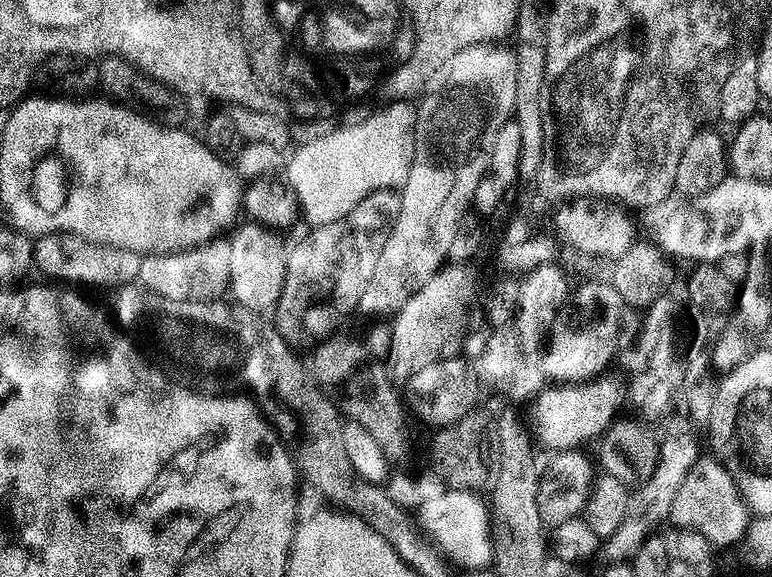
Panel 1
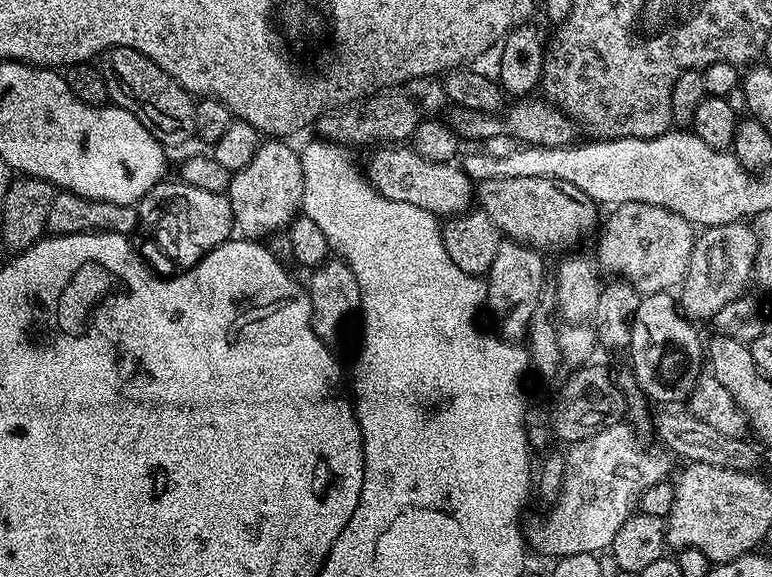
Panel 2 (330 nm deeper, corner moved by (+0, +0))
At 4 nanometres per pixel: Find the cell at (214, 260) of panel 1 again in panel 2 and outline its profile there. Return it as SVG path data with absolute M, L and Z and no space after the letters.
M183 182L168 183L155 184L147 195L149 201L160 200L164 196L164 209L156 220L156 232L160 235L160 244L165 254L174 263L180 264L176 266L181 269L192 268L203 256L210 254L210 250L233 239L232 207L225 193L198 190L198 186Z

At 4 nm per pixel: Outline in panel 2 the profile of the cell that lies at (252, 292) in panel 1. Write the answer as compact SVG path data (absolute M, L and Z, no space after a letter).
M268 138L260 145L260 149L254 154L254 158L250 158L250 162L246 162L246 166L242 166L242 170L232 173L232 180L228 183L227 197L232 207L232 218L235 227L238 229L241 237L259 241L261 238L267 238L272 232L283 232L287 229L288 225L292 223L292 220L301 211L304 202L304 179L302 178L302 162L300 161L300 153L294 147L291 148L289 141L284 138Z

